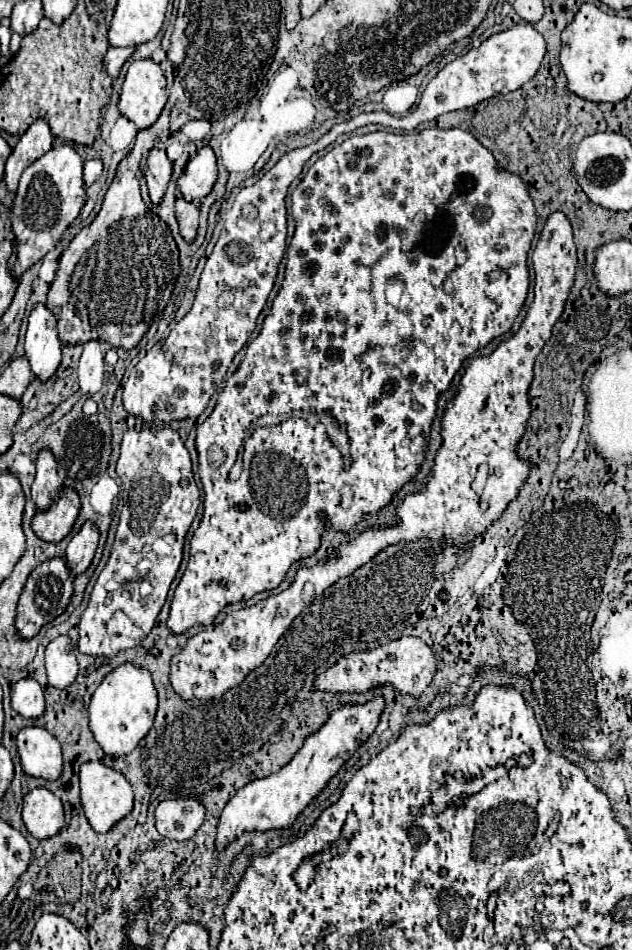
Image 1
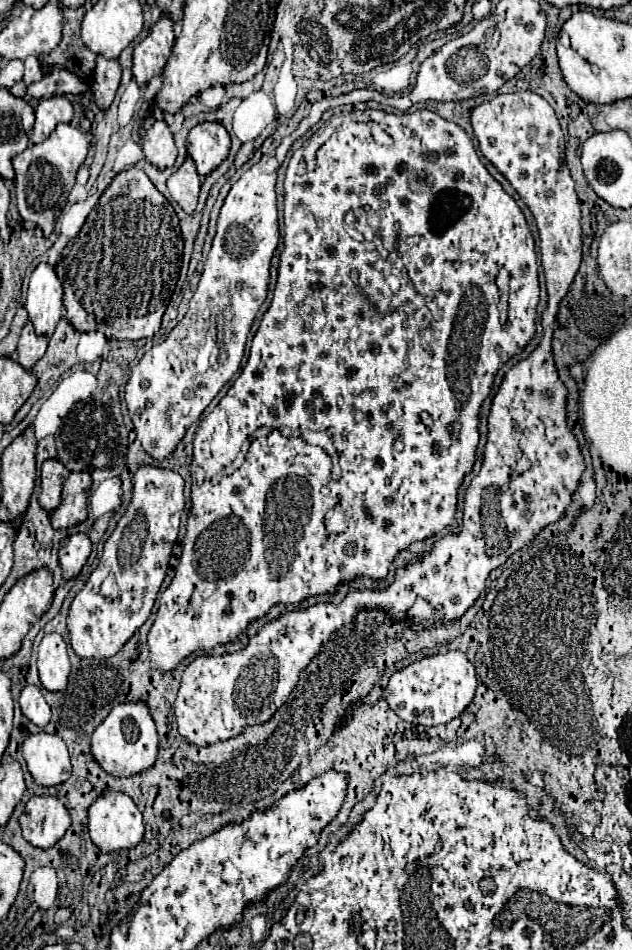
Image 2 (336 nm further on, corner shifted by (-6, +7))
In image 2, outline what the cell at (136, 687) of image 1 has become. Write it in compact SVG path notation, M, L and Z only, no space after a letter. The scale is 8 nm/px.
M143 702L119 704L91 736L91 756L111 776L133 776L151 768L157 758L157 730Z

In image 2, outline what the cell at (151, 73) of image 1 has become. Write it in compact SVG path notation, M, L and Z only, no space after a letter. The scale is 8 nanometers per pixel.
M161 14L161 18L149 30L147 38L133 50L133 76L139 86L145 86L153 76L163 72L173 44L173 20L169 14Z

